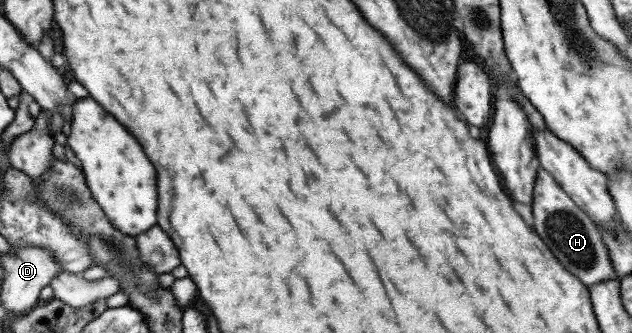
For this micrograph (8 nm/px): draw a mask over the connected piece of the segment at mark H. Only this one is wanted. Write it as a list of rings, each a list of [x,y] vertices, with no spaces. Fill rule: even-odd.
[[[539,168],[532,192],[534,192],[532,194],[534,232],[542,238],[542,242],[548,246],[554,258],[586,286],[615,278],[612,262],[608,260],[606,244],[601,242],[596,224],[572,202],[552,175]]]

